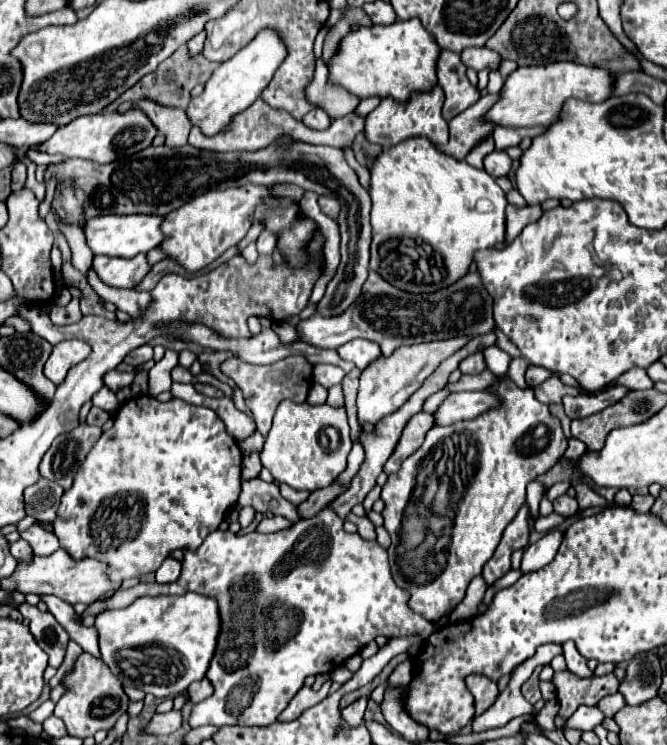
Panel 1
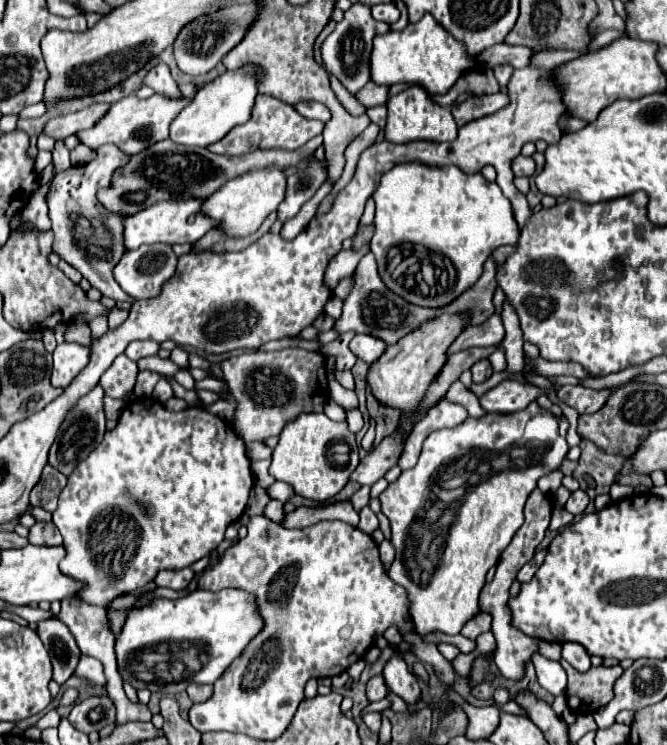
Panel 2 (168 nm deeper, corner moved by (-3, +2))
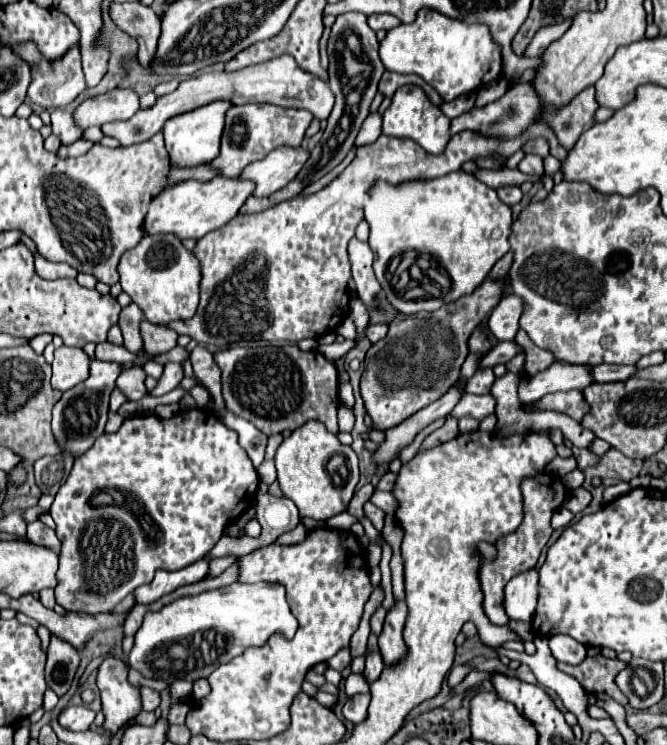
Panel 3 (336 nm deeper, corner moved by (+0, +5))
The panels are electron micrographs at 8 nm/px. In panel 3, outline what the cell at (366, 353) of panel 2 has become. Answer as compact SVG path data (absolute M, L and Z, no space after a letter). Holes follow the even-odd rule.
M375 323L367 329L367 337L371 339L371 343L377 343L379 339L383 339L387 335L387 323Z

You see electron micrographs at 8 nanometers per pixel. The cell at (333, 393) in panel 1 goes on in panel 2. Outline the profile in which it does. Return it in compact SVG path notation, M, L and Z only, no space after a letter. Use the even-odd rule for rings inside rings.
M350 408L350 410L346 410L346 424L348 424L348 428L350 428L352 432L358 432L358 430L362 428L364 420L362 420L362 414L360 414L358 408Z

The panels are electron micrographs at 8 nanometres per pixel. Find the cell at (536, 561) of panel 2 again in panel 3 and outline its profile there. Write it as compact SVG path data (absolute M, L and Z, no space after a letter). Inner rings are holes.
M531 569L531 573L521 573L519 577L513 577L505 585L503 607L509 619L525 623L533 619L537 607L537 583L539 583L537 569Z

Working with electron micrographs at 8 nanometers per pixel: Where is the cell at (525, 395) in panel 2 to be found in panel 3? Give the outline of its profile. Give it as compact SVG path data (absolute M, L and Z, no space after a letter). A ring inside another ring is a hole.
M555 361L545 371L537 373L531 379L521 379L519 383L519 399L523 405L535 403L539 397L557 391L583 391L593 383L591 365L569 365Z

